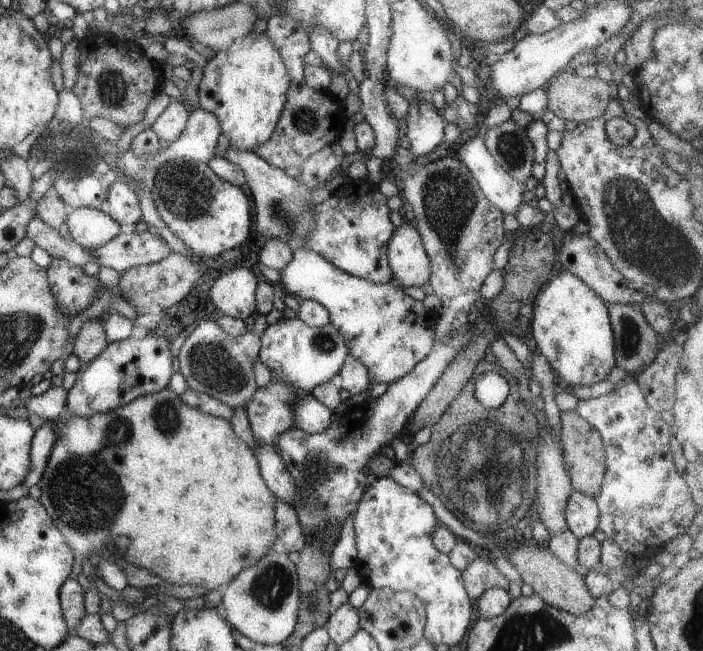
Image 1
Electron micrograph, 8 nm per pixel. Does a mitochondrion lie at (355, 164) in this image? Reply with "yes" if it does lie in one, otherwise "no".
no

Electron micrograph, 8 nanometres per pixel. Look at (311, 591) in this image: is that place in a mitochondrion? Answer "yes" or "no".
yes

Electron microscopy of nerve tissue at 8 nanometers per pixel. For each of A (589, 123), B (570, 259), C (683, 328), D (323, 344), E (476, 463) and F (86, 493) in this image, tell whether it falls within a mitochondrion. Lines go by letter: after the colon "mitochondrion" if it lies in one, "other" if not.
A: other
B: other
C: other
D: mitochondrion
E: mitochondrion
F: mitochondrion

